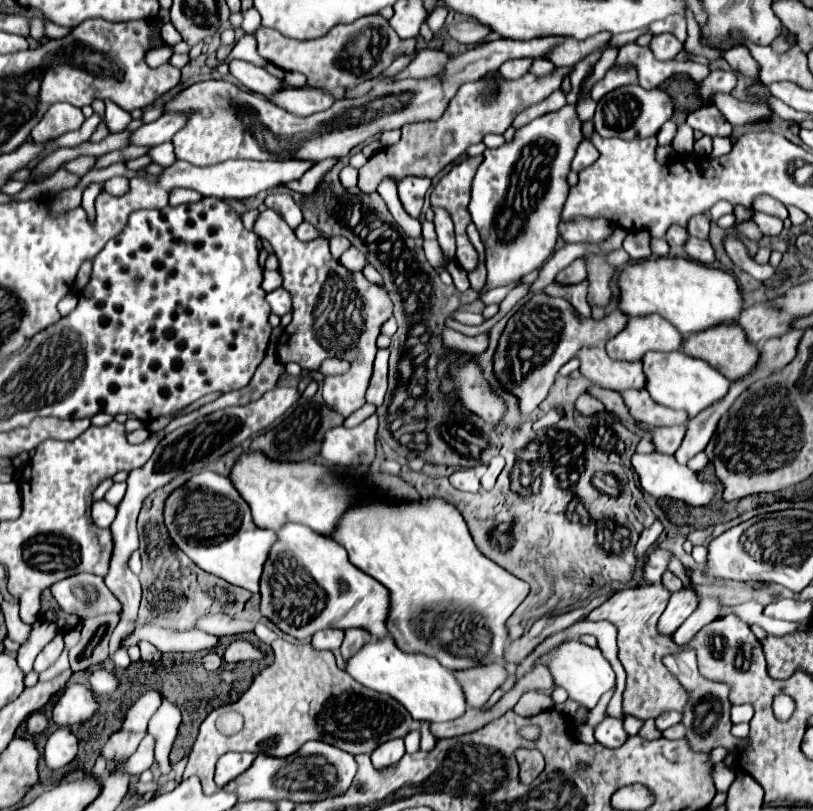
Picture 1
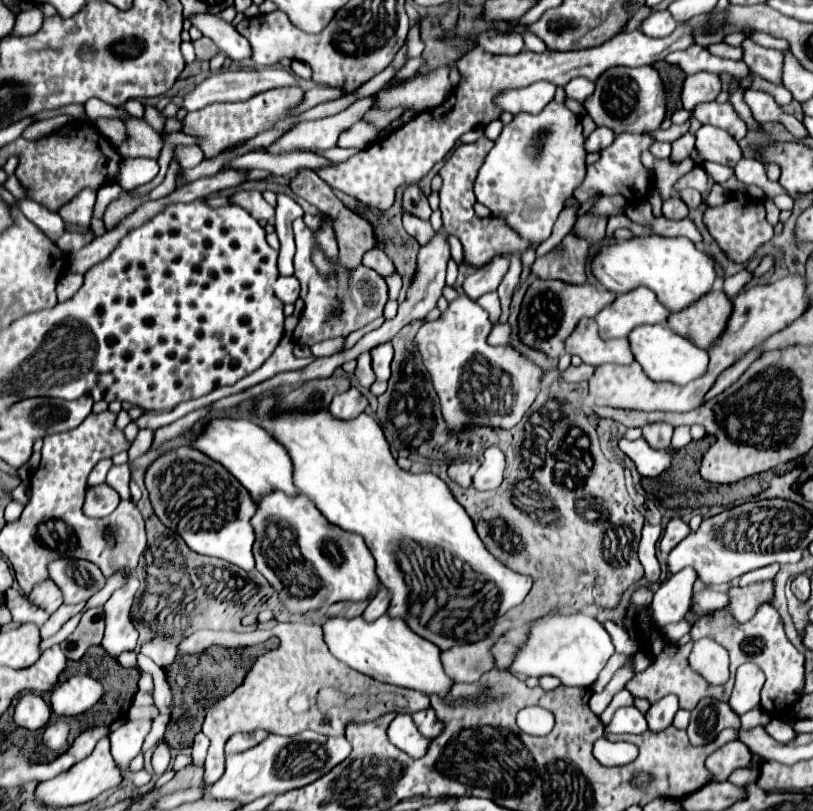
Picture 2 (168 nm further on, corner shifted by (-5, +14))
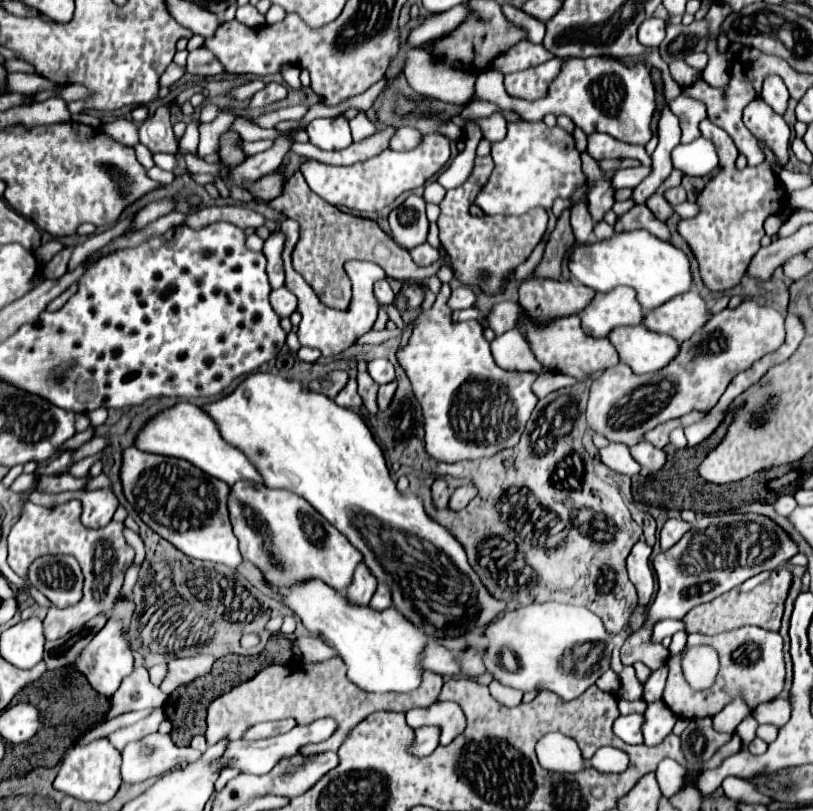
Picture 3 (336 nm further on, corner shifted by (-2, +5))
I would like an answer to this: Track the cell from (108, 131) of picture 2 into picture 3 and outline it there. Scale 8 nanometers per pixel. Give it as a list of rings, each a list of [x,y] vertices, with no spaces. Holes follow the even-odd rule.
[[[138,143],[134,149],[136,149],[136,157],[140,159],[140,163],[142,163],[146,169],[152,169],[152,167],[154,167],[152,151],[150,151],[146,145],[142,145],[142,143]]]

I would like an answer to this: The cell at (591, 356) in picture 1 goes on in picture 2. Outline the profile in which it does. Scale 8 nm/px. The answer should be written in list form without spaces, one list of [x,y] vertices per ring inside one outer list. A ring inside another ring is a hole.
[[[583,318],[573,334],[565,342],[565,352],[577,354],[585,364],[601,366],[601,364],[623,364],[635,360],[631,352],[631,344],[627,338],[601,340],[597,332],[597,322]]]

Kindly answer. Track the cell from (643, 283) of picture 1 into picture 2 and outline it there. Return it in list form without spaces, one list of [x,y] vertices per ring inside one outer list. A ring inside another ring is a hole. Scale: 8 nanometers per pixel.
[[[657,234],[605,244],[593,260],[593,274],[601,286],[615,294],[627,294],[645,286],[665,302],[669,312],[681,312],[701,300],[713,290],[717,278],[713,260],[705,252],[697,250],[689,238],[665,238]]]

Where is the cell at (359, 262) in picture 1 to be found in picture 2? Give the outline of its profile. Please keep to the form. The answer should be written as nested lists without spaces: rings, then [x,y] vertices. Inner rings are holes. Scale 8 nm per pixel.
[[[377,248],[367,250],[367,252],[363,254],[363,262],[361,262],[361,264],[373,268],[373,270],[379,272],[383,278],[395,272],[395,266],[393,266],[393,262],[387,258],[387,254],[385,254],[383,250],[377,250]]]

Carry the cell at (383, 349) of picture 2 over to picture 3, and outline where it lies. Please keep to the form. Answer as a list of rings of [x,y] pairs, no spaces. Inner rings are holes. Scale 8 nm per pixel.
[[[374,359],[374,361],[370,361],[368,363],[368,373],[378,385],[394,381],[394,367],[392,367],[392,363],[388,359]]]

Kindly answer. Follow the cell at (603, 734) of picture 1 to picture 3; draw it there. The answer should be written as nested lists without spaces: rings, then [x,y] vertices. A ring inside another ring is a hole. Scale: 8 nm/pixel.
[[[638,713],[626,715],[626,717],[620,715],[614,723],[614,733],[630,745],[638,745],[642,743],[642,725],[644,725],[644,715],[638,715]]]

